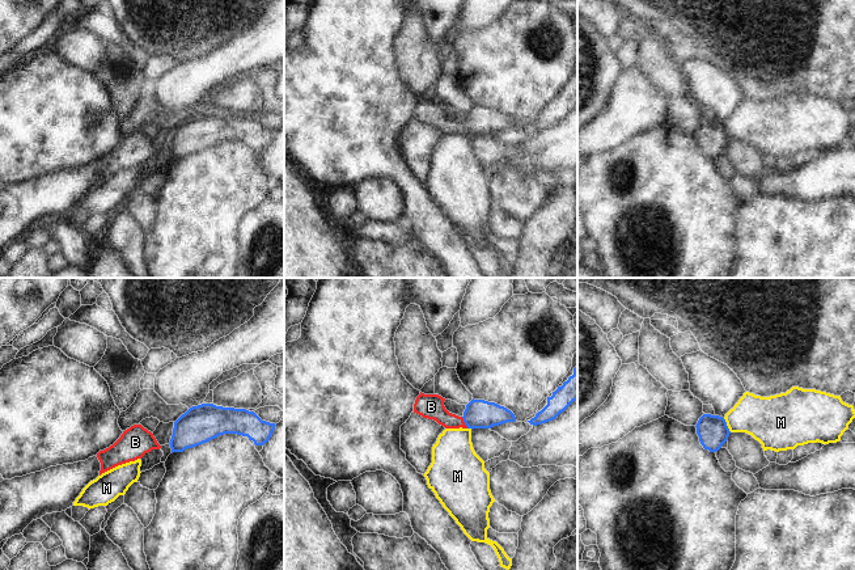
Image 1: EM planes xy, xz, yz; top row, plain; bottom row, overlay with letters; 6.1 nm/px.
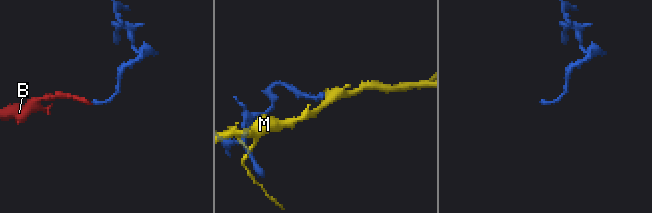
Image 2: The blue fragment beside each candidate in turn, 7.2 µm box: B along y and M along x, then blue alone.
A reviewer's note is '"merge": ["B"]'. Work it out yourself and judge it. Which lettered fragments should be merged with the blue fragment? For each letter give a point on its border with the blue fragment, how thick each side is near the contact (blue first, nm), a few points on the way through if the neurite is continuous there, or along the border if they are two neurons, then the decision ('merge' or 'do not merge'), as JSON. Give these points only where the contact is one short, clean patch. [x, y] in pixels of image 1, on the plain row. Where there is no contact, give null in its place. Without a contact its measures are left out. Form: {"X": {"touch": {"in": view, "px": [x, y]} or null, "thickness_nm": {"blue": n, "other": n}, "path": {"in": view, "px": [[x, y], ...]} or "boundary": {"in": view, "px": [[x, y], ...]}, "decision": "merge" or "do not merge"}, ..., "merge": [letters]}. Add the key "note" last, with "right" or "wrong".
{"B": {"touch": {"in": "xz", "px": [464, 127]}, "thickness_nm": {"blue": 180, "other": 150}, "path": {"in": "xz", "px": [[478, 121], [464, 127], [449, 127], [431, 113]]}, "decision": "merge"}, "M": {"touch": {"in": "yz", "px": [726, 131]}, "thickness_nm": {"blue": 190, "other": 280}, "boundary": {"in": "yz", "px": [[723, 125], [731, 138]]}, "decision": "do not merge"}, "merge": ["B"], "note": "right"}

